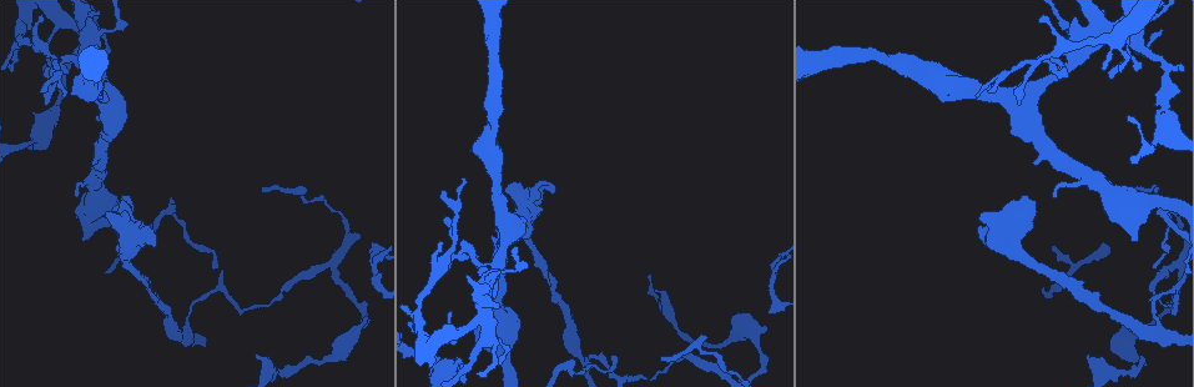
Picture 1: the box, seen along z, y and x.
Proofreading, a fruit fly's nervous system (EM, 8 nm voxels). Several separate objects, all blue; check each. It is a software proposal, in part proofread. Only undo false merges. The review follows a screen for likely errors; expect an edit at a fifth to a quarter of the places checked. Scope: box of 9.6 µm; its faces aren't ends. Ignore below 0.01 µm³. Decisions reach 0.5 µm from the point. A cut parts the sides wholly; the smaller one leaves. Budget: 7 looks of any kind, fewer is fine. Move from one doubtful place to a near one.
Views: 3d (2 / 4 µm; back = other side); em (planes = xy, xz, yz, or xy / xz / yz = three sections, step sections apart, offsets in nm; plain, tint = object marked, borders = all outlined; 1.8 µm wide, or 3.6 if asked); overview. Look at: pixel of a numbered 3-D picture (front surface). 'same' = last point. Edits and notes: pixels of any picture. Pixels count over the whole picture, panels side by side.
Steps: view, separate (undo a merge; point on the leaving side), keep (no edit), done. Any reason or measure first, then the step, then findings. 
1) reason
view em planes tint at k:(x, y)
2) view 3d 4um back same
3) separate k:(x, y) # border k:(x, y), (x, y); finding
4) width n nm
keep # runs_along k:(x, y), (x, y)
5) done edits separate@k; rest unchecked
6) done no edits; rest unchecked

sharp bend
view 3d 2um at 1:(488, 316)

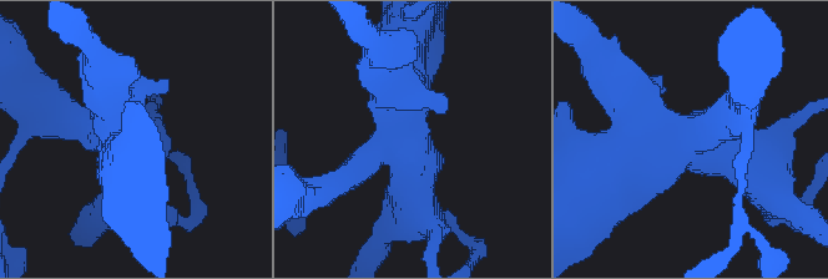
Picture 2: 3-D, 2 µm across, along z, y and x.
arms 4
view em planes tint at 2:(695, 138)

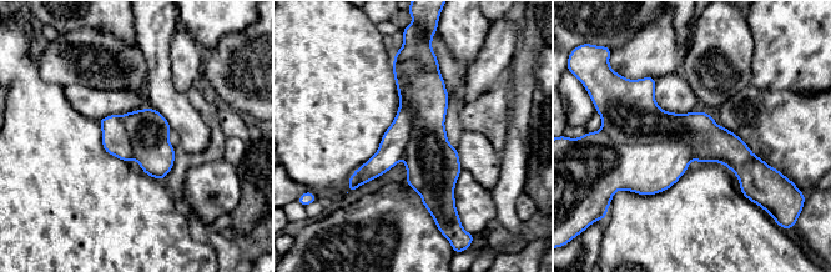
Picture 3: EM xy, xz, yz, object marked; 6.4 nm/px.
separate 3:(629, 114) # part_leaving 3:(407, 65), (428, 100), (436, 211); two neurons meet here

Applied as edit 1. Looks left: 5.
three-way junction
view 3d 4um at 1:(462, 245)

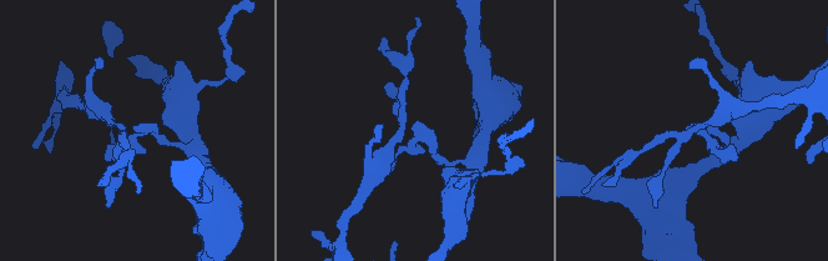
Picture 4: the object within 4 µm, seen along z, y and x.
view em planes tint at 4:(410, 128)

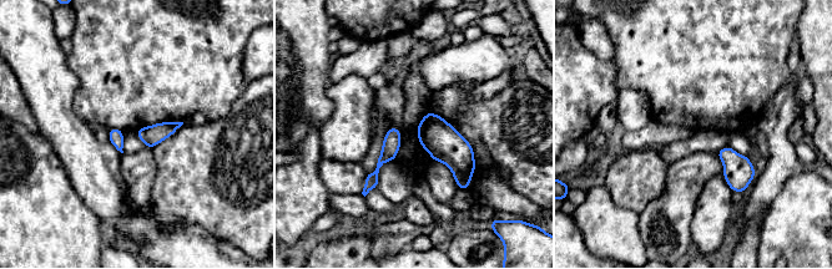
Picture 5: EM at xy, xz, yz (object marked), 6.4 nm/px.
keep # all the same neuron

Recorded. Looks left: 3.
calibre changes
view 3d 2um at 1:(526, 205)

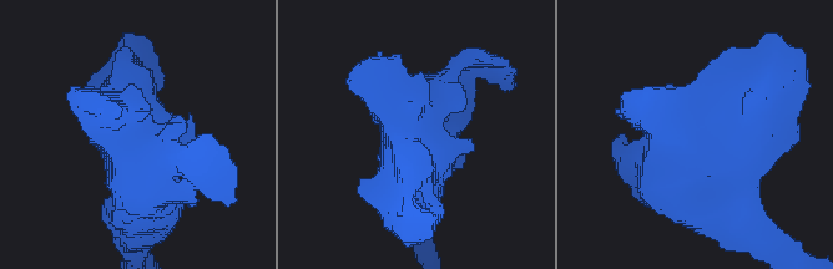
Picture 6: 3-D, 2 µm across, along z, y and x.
view em planes tint at 6:(410, 127)

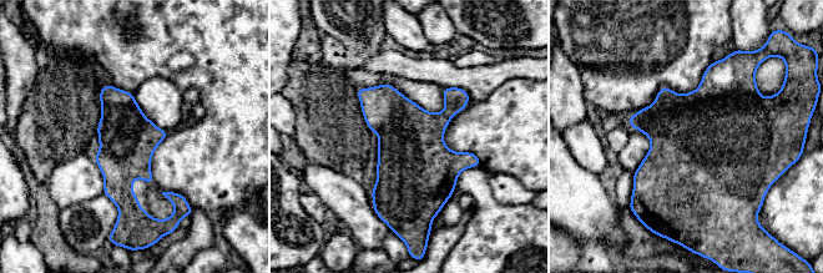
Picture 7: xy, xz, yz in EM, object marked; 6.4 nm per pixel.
keep # all the same neuron

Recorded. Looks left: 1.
done edits separate@3; rest unchecked

